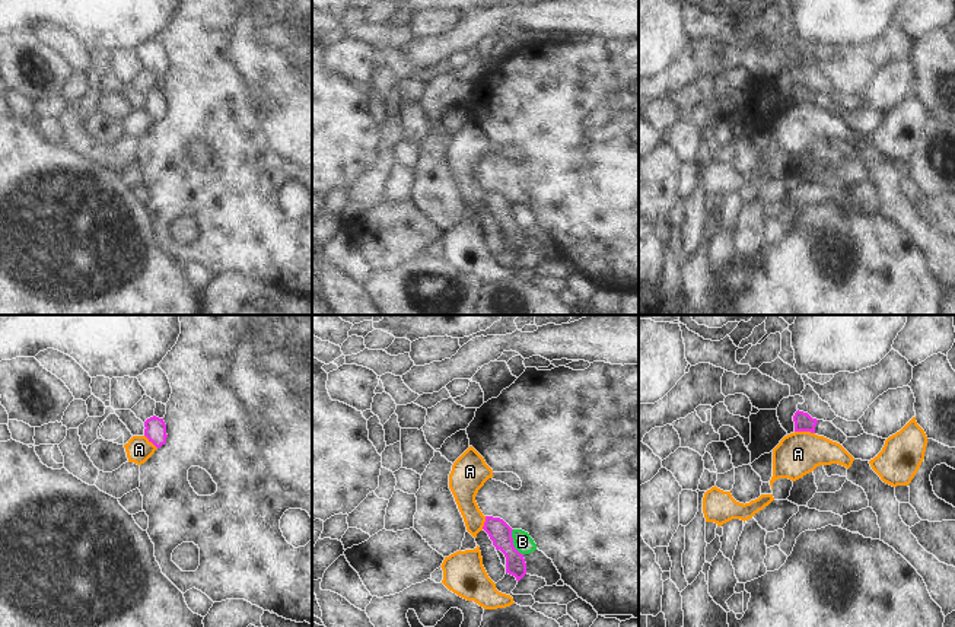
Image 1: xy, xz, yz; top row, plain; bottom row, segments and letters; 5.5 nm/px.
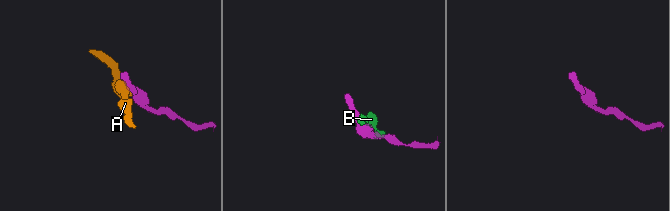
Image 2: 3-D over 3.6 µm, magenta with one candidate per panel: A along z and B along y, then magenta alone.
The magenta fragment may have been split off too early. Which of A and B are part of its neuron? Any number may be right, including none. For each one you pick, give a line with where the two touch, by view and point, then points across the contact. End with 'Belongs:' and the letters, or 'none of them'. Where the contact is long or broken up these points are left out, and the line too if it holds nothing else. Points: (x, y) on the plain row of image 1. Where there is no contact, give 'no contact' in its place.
Belongs: none of them

